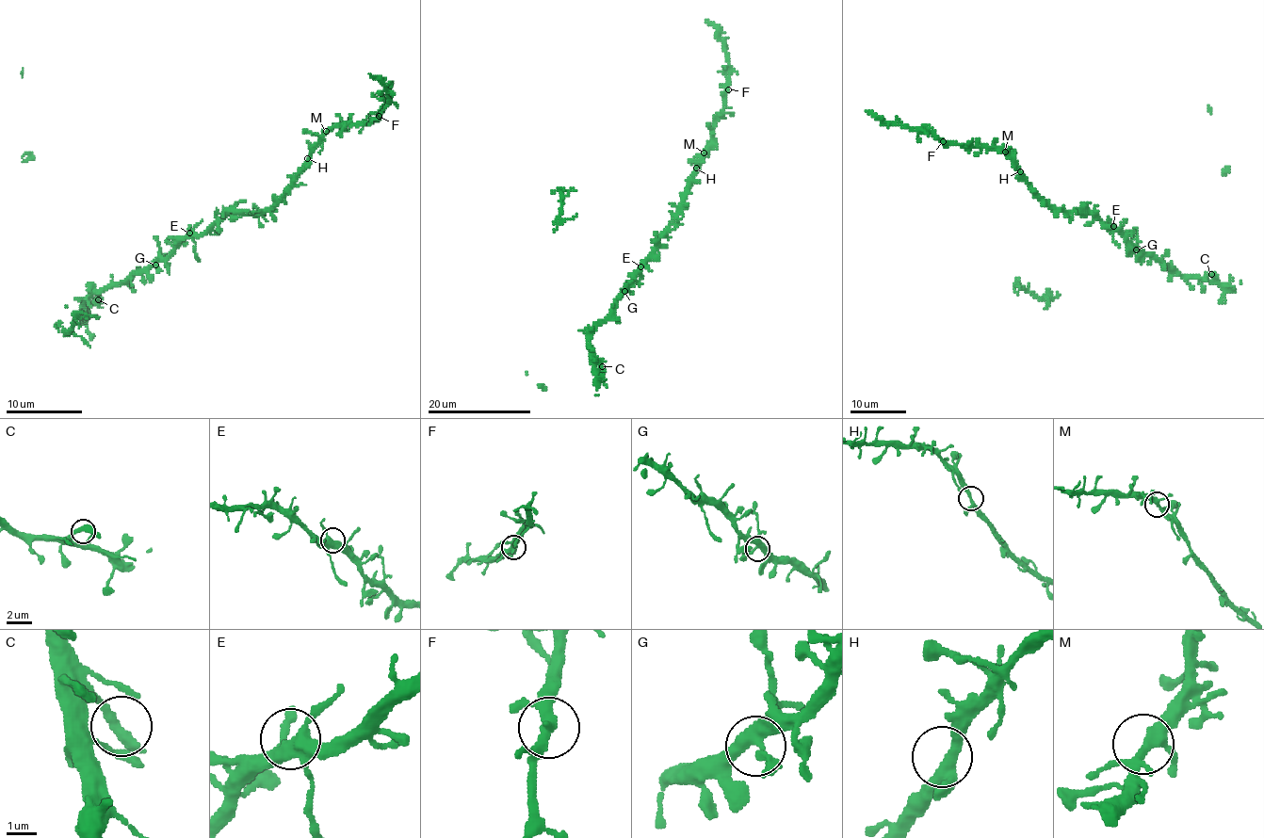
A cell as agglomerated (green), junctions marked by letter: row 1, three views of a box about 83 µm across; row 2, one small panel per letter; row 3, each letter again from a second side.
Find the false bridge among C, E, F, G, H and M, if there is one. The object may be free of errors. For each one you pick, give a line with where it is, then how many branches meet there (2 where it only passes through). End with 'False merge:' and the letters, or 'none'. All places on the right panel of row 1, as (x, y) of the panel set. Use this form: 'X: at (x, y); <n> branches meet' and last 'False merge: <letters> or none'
False merge: none

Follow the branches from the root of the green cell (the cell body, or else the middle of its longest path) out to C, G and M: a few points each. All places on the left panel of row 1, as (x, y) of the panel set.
C: (191, 238), (185, 238), (164, 257), (84, 301), (93, 303), (98, 299)
G: (191, 238), (185, 238), (155, 265)
M: (191, 238), (199, 236), (229, 212), (264, 212), (271, 205), (309, 158), (310, 148), (326, 131)

